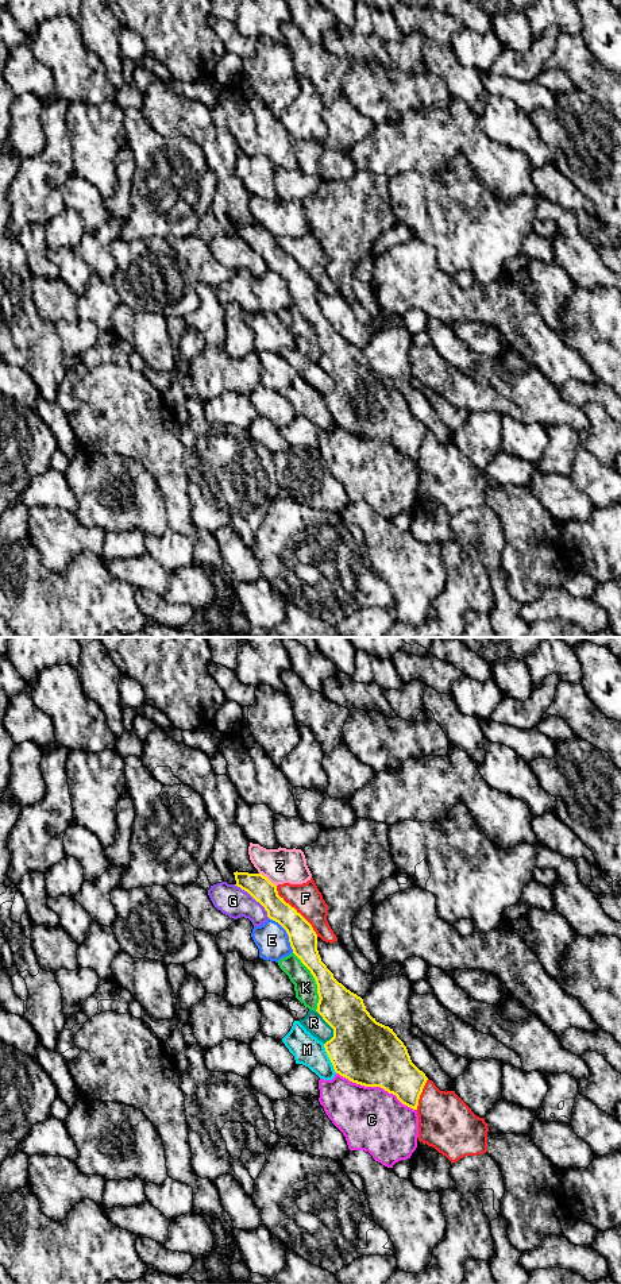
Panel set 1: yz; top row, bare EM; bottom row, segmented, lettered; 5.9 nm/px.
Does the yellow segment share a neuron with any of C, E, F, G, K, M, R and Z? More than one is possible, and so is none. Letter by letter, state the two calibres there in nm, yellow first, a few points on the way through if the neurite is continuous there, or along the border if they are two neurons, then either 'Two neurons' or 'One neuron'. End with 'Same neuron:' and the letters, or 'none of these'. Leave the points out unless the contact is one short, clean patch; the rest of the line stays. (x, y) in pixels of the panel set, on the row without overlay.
C: Thickness 380 nm (yellow) against 380 nm. Two neurons
E: Thickness 170 nm (yellow) against 190 nm. Two neurons
F: Thickness 170 nm (yellow) against 180 nm. Two neurons
G: Thickness 150 nm (yellow) against 180 nm. Two neurons
K: Thickness 240 nm (yellow) against 140 nm. Two neurons
M: Thickness 380 nm (yellow) against 180 nm. Two neurons
R: Thickness 380 nm (yellow) against 120 nm. Boundary: yz (316, 362), (332, 381), (332, 388), (324, 396). Two neurons
Z: Thickness 150 nm (yellow) against 220 nm. Two neurons
Same neuron: none of these

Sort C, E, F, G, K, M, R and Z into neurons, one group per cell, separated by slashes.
C / E / F / G / K / M / R / Z

